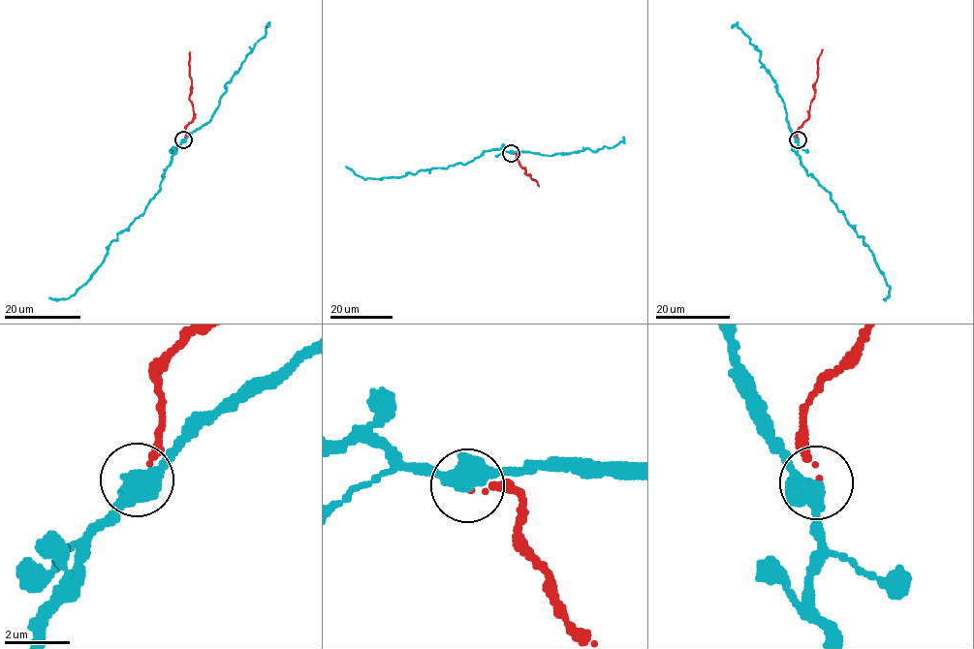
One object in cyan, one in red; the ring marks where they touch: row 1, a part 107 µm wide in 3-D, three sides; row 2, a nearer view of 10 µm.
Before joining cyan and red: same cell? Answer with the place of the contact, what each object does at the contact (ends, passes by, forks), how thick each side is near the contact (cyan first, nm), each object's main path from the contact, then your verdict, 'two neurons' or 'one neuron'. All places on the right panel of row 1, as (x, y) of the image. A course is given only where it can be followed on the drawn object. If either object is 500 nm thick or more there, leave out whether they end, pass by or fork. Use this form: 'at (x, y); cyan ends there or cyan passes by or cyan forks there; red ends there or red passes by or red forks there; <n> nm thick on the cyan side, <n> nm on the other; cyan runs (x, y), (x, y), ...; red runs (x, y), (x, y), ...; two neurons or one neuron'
at (798, 139); cyan passes by; red ends there; 460 nm thick on the cyan side, 160 nm on the other; cyan runs (798, 139), (801, 165), (829, 192), (832, 201), (869, 248), (890, 290), (884, 299); red runs (798, 139), (797, 131), (808, 117), (810, 102), (814, 96), (817, 60), (823, 49); two neurons

